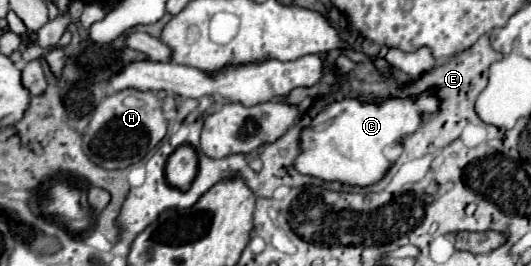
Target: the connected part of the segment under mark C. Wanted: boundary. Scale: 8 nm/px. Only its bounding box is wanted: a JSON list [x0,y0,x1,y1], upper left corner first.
[296,91,438,185]

